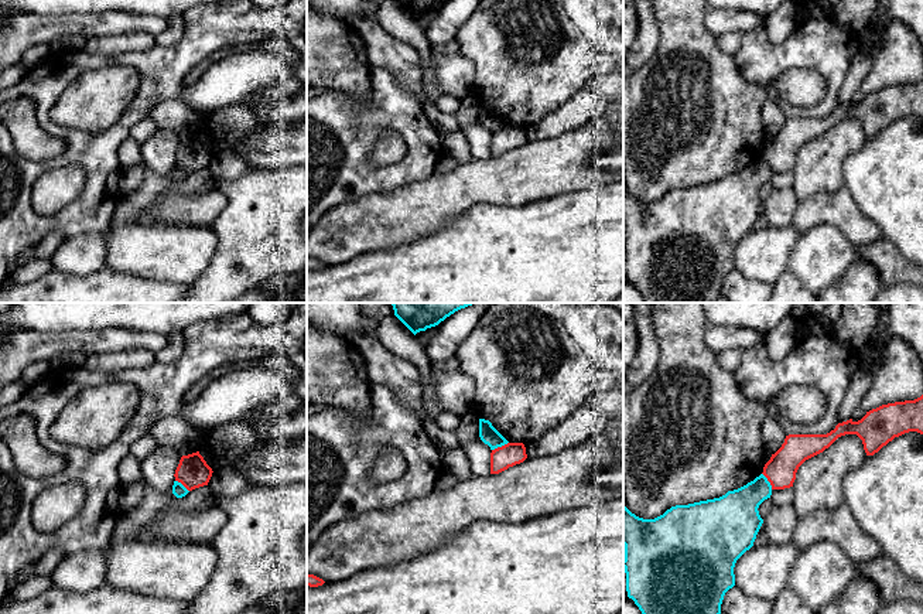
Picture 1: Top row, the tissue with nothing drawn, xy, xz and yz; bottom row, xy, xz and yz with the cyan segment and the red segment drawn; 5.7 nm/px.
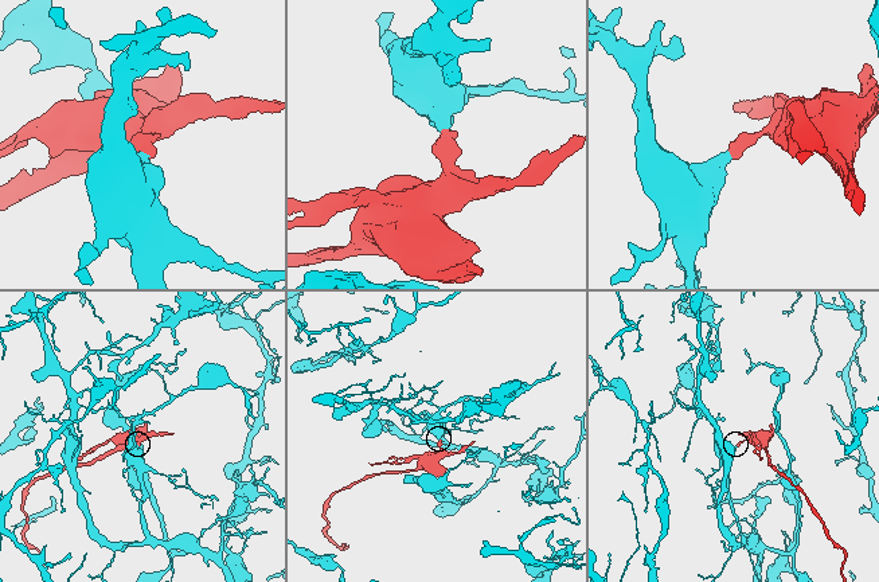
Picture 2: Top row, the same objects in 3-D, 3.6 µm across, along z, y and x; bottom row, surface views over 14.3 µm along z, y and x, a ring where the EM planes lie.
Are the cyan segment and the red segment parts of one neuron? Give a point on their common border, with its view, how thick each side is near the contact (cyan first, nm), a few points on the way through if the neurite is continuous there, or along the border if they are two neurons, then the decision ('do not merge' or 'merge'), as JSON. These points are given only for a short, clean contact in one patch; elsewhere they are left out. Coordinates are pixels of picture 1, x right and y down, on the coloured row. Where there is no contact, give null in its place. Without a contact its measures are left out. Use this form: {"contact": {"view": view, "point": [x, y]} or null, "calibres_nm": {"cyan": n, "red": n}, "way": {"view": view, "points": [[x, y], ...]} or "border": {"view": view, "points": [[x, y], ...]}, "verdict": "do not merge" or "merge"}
{"contact": {"view": "xz", "point": [499, 446]}, "calibres_nm": {"cyan": 100, "red": 130}, "border": {"view": "xz", "points": [[508, 442], [492, 450]]}, "verdict": "do not merge"}

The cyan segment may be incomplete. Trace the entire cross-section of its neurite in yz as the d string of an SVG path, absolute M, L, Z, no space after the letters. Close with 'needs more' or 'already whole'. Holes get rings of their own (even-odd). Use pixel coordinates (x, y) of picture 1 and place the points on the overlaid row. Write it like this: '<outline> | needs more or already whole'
M760 474L719 498L676 505L654 519L639 518L623 505L628 597L642 614L721 614L724 596L735 586L735 563L763 523L758 508L770 495L772 485Z | already whole

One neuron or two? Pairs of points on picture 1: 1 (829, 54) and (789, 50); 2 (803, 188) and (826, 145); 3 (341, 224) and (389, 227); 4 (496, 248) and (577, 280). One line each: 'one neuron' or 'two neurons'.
1: one neuron
2: one neuron
3: one neuron
4: one neuron

